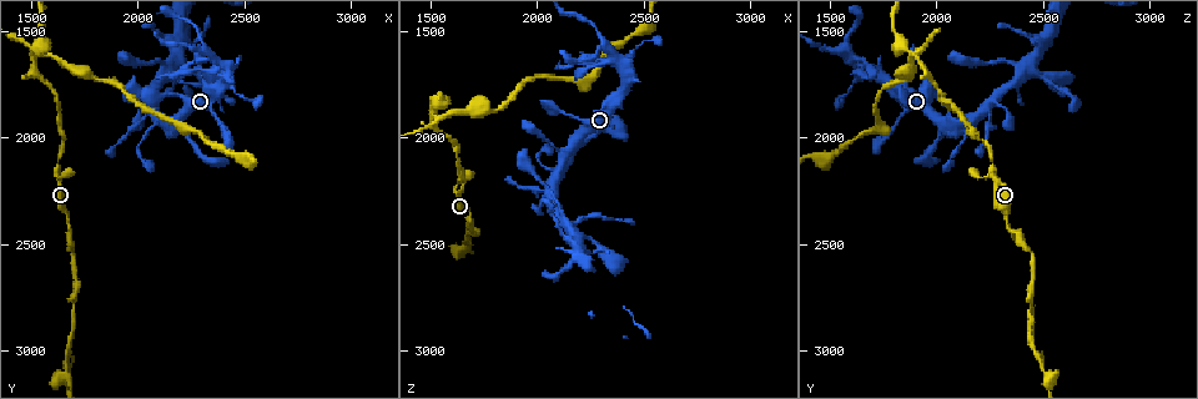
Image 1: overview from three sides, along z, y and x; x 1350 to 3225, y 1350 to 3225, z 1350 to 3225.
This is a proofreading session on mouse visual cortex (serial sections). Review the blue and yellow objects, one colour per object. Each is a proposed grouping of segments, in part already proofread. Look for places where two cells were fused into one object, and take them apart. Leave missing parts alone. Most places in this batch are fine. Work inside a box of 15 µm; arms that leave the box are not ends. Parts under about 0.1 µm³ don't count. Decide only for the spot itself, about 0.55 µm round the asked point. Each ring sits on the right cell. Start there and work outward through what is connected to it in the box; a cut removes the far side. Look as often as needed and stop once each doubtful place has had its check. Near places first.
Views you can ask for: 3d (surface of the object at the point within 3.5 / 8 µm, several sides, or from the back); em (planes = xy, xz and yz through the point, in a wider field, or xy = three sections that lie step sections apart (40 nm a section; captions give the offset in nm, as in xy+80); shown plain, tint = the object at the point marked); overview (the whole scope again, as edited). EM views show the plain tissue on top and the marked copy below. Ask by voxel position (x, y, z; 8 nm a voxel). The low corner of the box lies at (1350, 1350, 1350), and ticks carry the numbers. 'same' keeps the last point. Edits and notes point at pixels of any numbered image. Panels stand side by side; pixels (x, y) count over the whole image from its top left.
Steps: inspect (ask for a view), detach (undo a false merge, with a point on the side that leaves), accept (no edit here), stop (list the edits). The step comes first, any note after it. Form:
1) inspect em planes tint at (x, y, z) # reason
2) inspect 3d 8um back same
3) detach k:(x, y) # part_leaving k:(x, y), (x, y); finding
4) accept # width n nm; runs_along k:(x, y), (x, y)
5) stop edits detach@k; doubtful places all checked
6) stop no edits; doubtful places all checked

inspect 3d 8um back at (2140, 1700, 2400) # sudden change in width

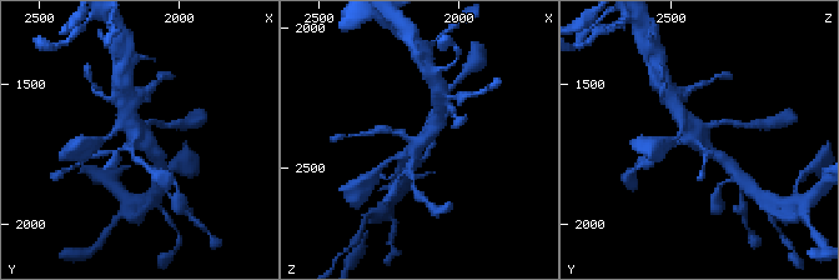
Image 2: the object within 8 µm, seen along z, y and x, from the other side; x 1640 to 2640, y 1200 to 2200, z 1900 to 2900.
inspect 3d 3.5um at (2140, 1700, 2420)

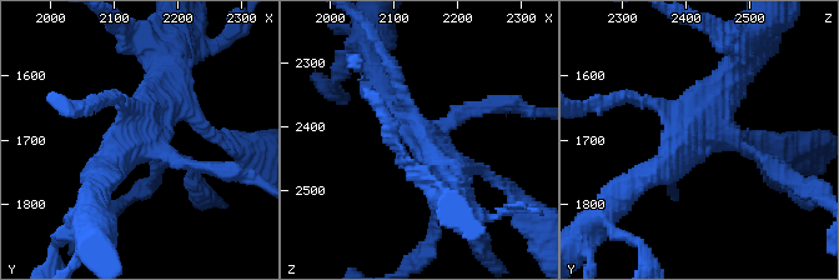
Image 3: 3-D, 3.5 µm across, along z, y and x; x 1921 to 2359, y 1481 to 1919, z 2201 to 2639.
inspect em xy step 2 tint at (2135, 1700, 2405) # now the EM

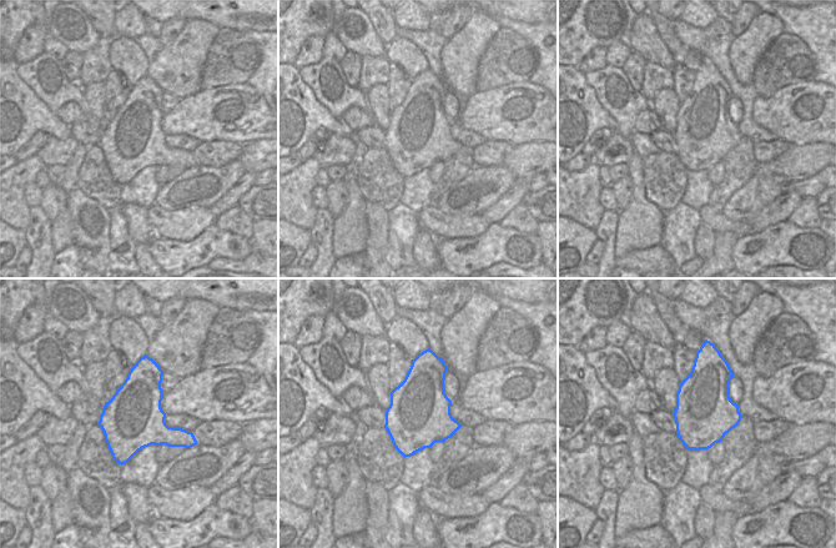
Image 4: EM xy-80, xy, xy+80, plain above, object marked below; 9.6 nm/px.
accept # runs_along 3:(637, 183), (688, 140), (732, 75); all the same cell

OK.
inspect 3d 3.5um at (1510, 1610, 1900) # four or more arms meet

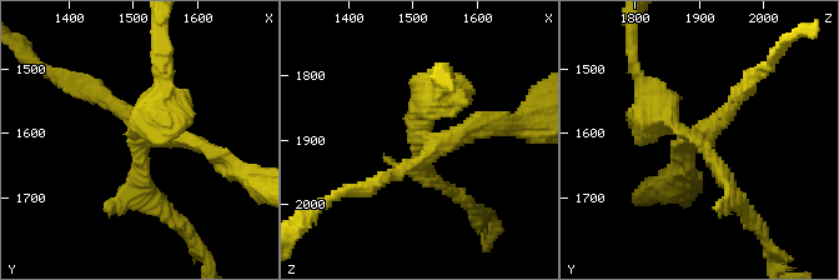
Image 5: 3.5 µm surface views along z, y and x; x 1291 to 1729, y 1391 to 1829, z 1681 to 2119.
inspect em xy step 3 tint at (1510, 1610, 1905) # arms 4; arm_widths 200, 200, 200, 350 nm; need the tissue

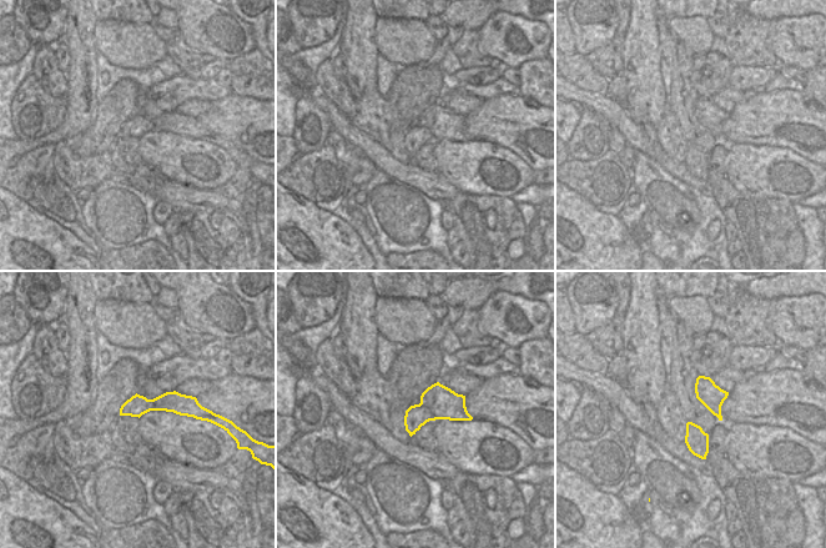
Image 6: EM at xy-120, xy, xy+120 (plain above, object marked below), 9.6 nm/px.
inspect em xy step 2 tint same

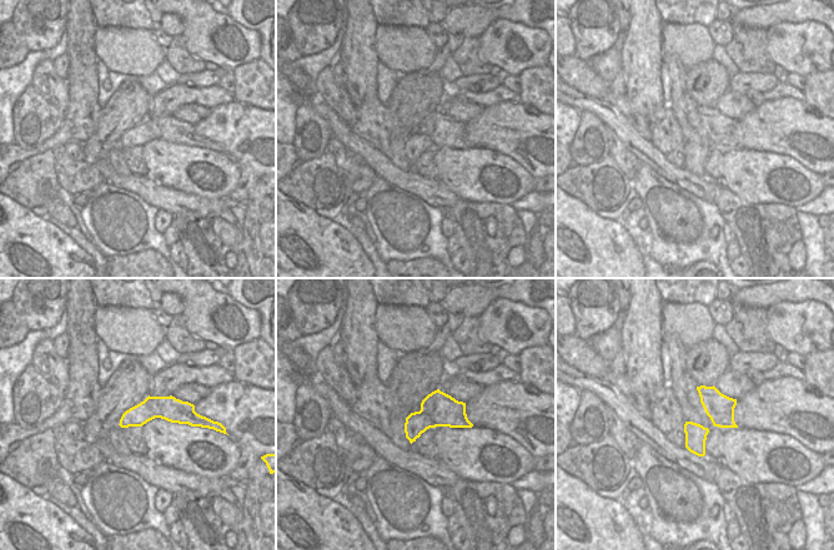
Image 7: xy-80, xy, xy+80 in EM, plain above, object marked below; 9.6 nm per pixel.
detach 5:(473, 123) # part_leaving 5:(433, 144), (483, 121), (541, 119); two cells meet here

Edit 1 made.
inspect em xy step 2 tint at (2320, 1580, 1570) # a fork

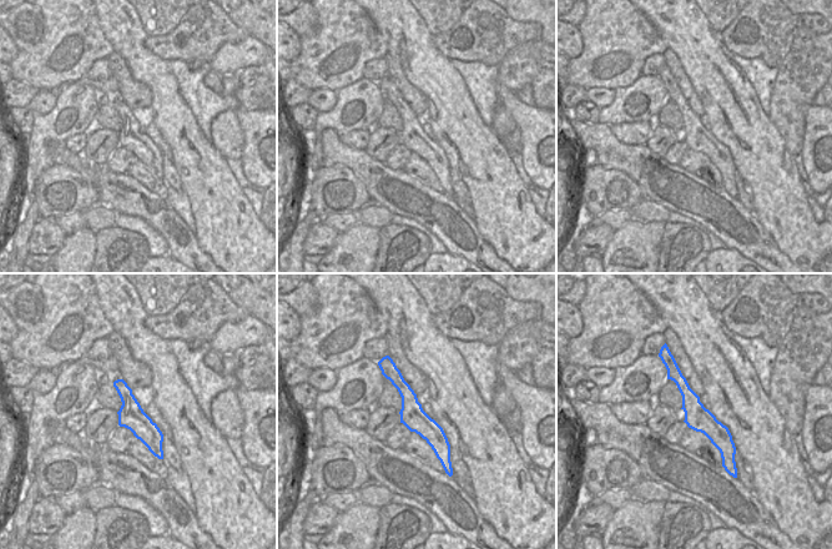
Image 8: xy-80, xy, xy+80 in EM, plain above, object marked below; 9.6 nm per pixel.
inspect 3d 3.5um same # wider look

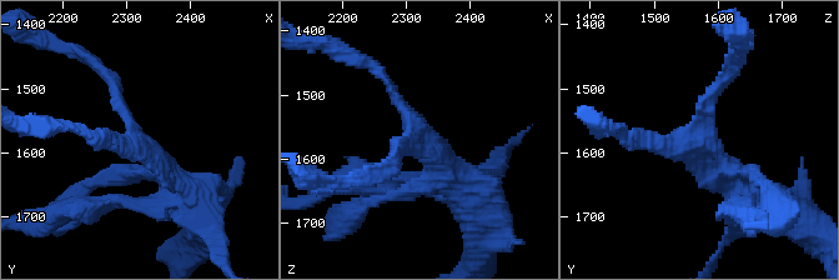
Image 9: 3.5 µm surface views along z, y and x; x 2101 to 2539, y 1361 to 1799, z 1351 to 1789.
accept # runs_along 9:(465, 199), (383, 78); one cell here

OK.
stop edits detach@5; doubtful places all checked

